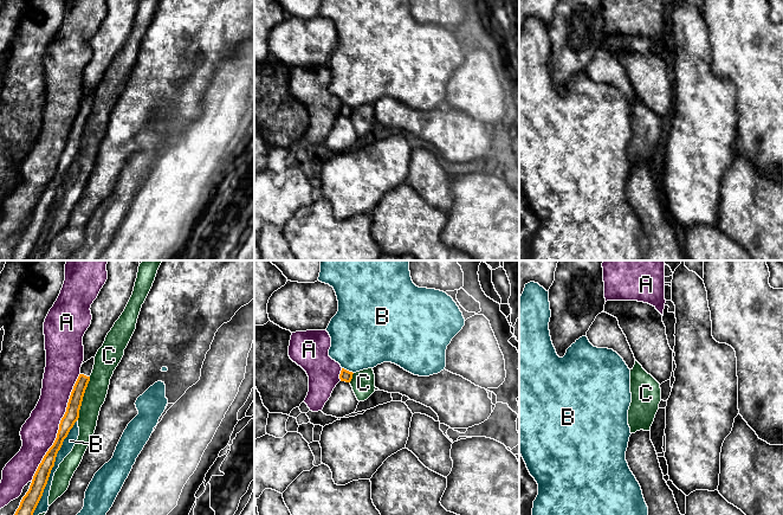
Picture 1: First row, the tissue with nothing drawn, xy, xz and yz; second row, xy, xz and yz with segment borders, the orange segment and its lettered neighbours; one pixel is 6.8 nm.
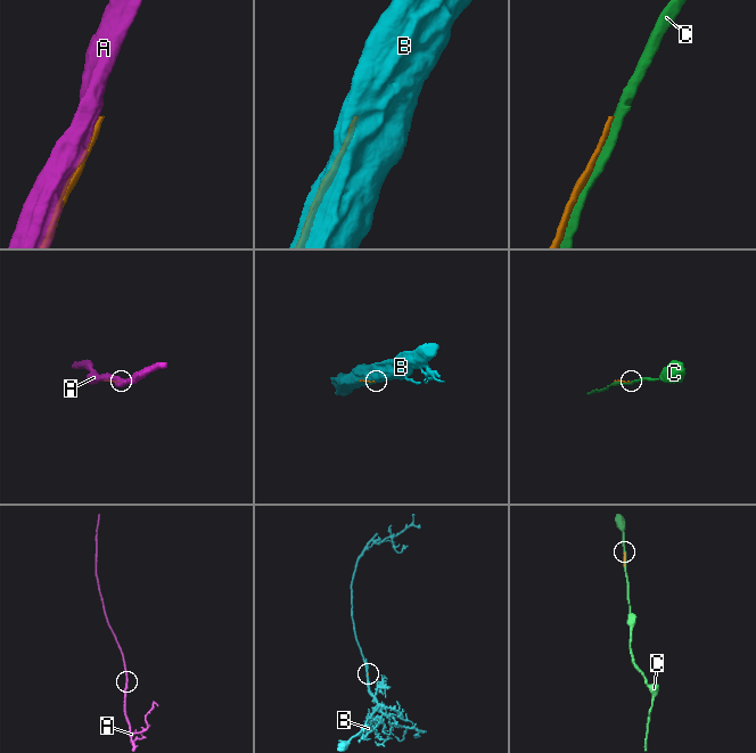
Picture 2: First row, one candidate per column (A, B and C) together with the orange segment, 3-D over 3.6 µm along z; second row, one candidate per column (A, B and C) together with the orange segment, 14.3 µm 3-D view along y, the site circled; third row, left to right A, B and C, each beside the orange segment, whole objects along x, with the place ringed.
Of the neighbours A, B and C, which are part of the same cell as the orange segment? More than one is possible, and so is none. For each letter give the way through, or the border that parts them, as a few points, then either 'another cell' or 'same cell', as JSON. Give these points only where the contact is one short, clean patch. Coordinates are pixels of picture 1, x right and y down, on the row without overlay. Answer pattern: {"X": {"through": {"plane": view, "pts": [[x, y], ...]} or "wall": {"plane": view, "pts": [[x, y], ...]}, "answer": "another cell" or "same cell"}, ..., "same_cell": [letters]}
{"A": {"answer": "another cell"}, "B": {"answer": "another cell"}, "C": {"answer": "another cell"}, "same_cell": []}

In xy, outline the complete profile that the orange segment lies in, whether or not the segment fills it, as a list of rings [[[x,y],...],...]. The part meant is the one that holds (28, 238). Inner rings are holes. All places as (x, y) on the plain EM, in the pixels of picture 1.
[[[91,92],[90,95],[88,95],[82,99],[80,109],[71,127],[66,147],[60,155],[57,173],[53,180],[48,184],[48,186],[44,191],[41,198],[39,199],[33,211],[30,224],[22,232],[20,240],[13,251],[11,260],[27,260],[27,258],[32,253],[33,247],[47,219],[51,205],[54,201],[57,188],[60,185],[63,176],[67,172],[70,165],[73,162],[75,157],[79,153],[79,144],[82,141],[85,124],[90,116],[90,110],[92,108],[93,99],[95,92]]]

